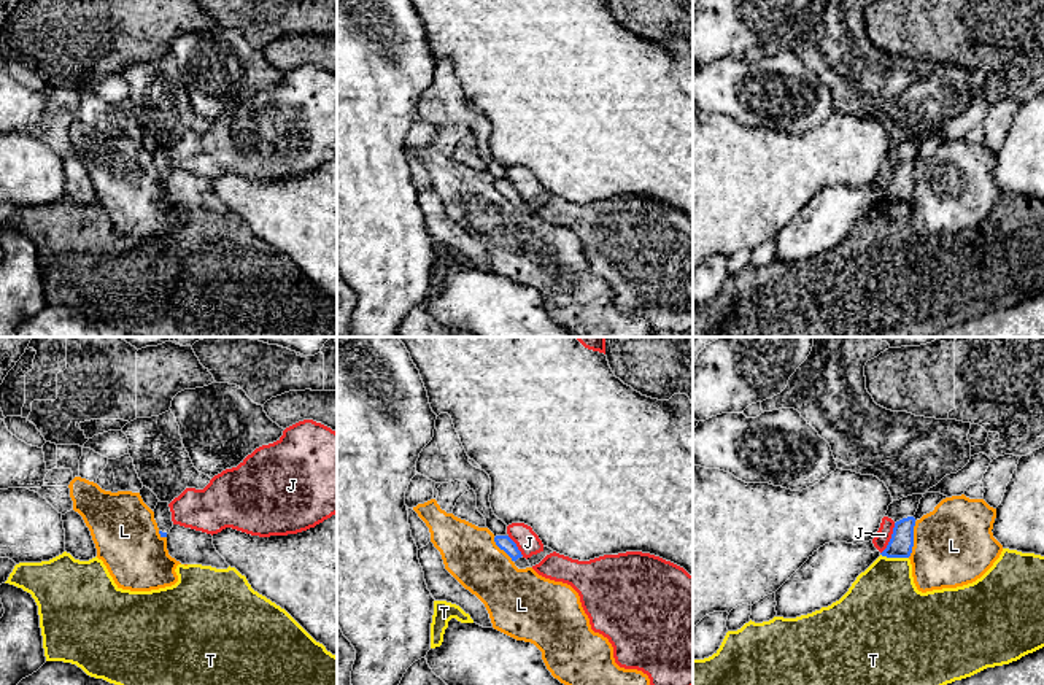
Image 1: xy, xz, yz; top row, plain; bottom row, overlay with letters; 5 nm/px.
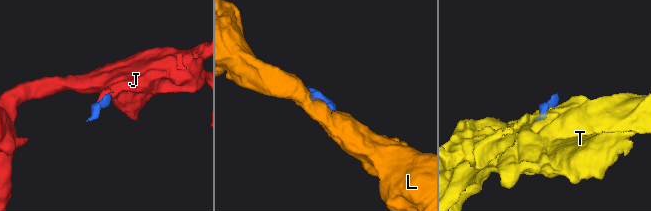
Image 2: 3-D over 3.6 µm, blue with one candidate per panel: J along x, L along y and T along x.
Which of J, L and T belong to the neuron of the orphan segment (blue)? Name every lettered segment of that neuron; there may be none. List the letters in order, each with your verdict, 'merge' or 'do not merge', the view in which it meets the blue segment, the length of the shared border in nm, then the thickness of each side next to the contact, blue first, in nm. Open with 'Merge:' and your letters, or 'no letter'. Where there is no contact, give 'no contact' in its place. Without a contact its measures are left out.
Merge: no letter
J: do not merge | yz | 180 nm | 120/80 nm
L: do not merge | yz | 190 nm | 120/420 nm
T: do not merge | yz | 150 nm | 120/380 nm

